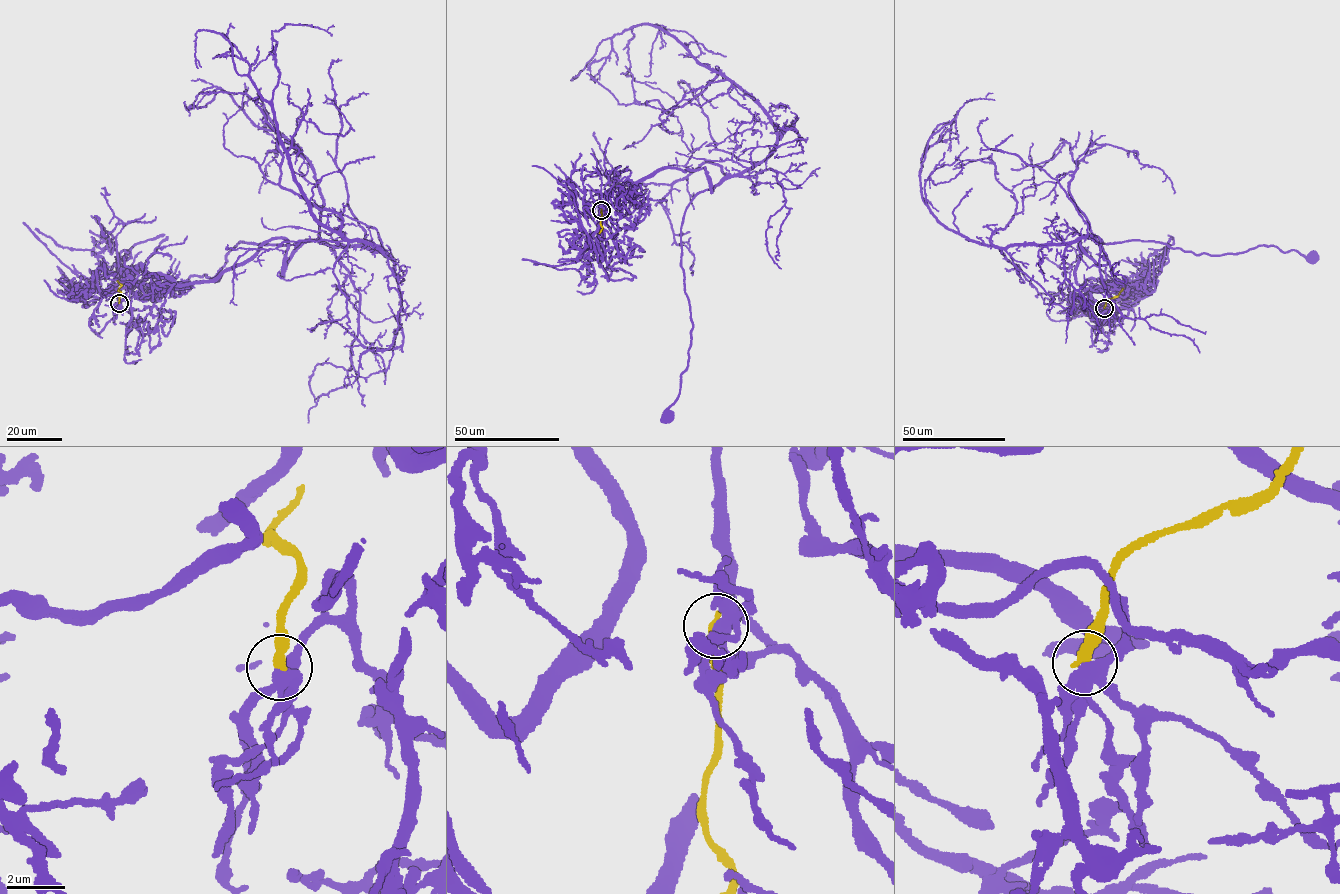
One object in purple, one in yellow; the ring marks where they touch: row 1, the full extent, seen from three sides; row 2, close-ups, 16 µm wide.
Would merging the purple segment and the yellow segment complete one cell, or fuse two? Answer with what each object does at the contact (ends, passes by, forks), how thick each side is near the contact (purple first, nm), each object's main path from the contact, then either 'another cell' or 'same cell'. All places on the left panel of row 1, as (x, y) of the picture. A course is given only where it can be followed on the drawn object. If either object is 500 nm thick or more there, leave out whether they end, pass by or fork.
purple forks; yellow ends; calibres 360 and 320 nm; course purple (119, 303), (141, 264), (212, 282), (282, 238), (281, 276), (297, 244), (240, 242), (216, 281), (152, 290); course yellow (119, 303), (121, 293), (118, 289), (121, 286), (117, 280); another cell

